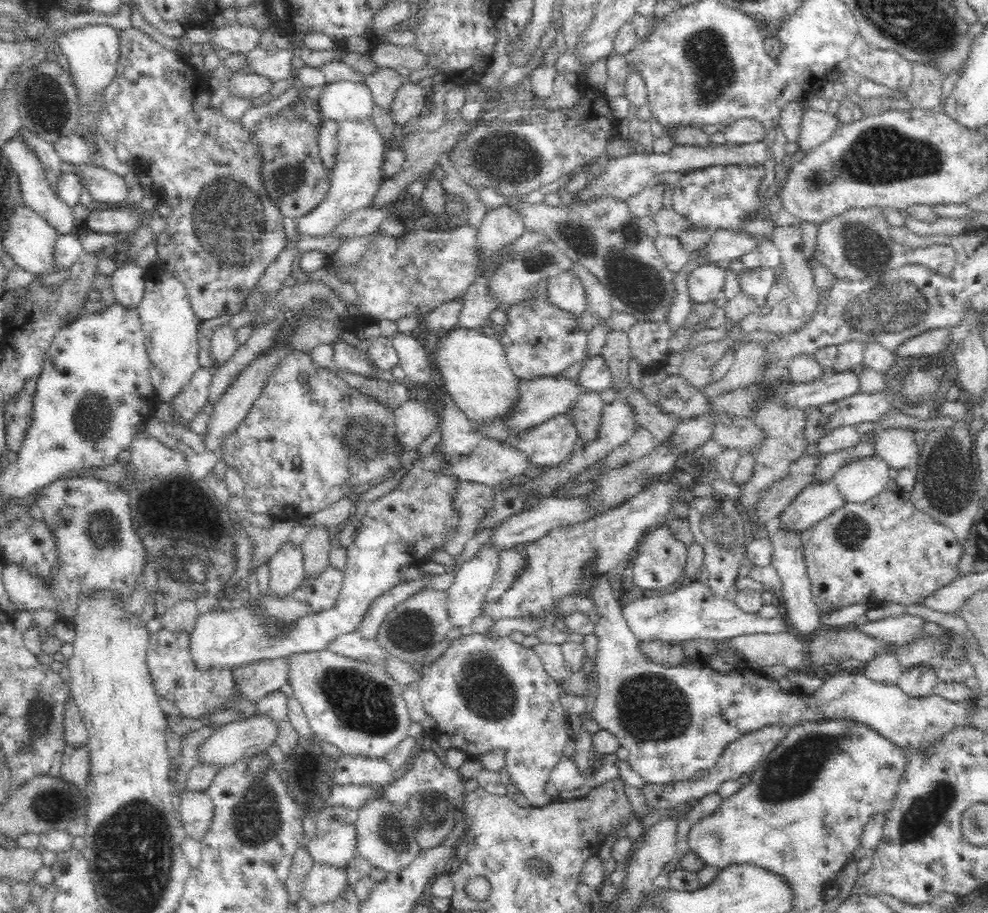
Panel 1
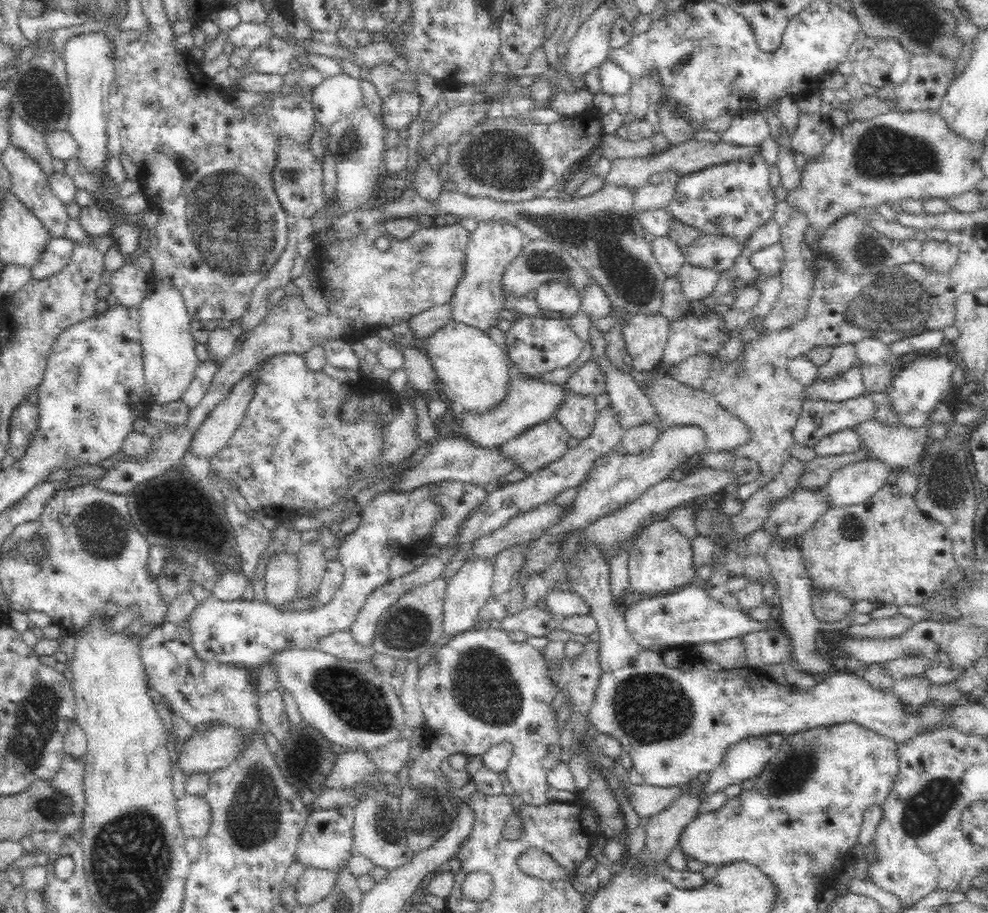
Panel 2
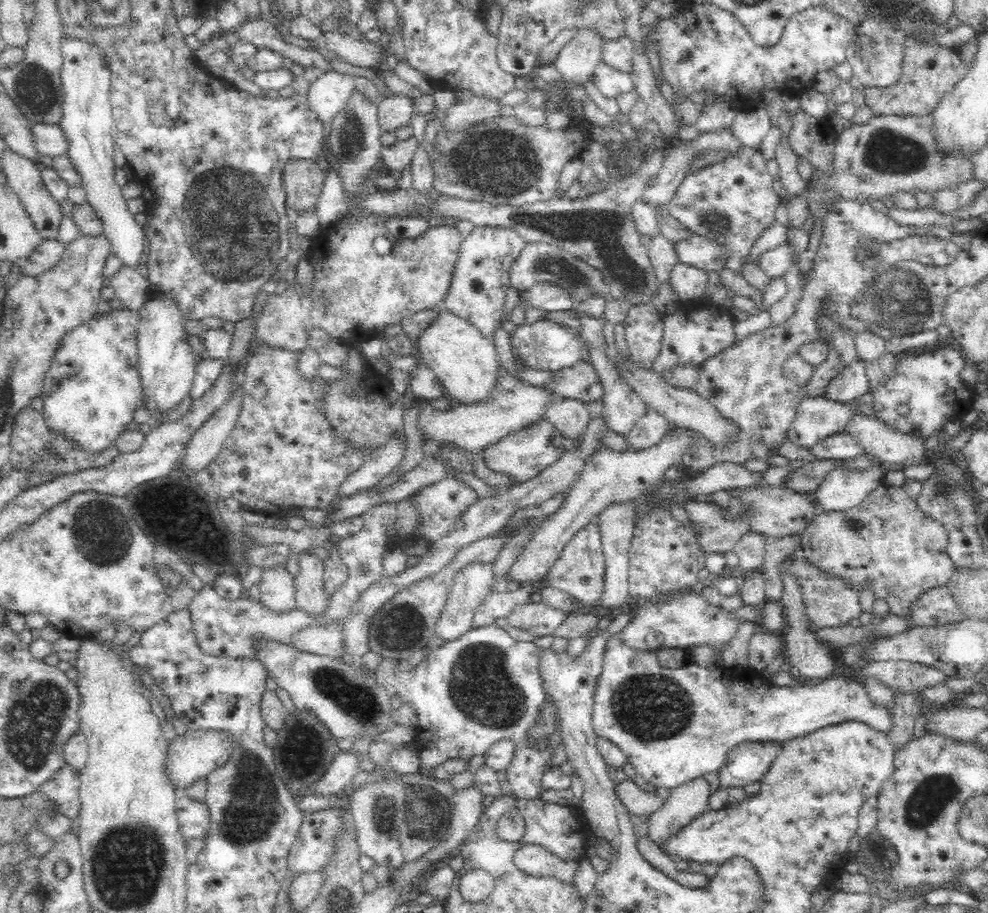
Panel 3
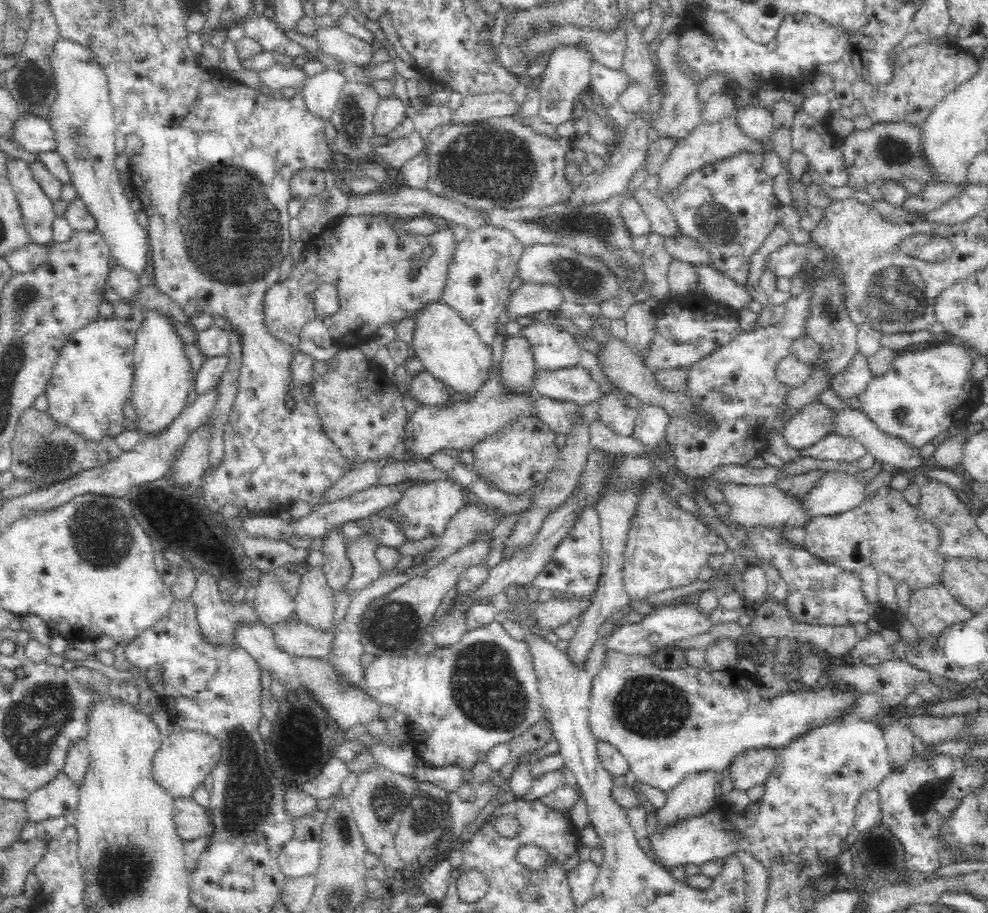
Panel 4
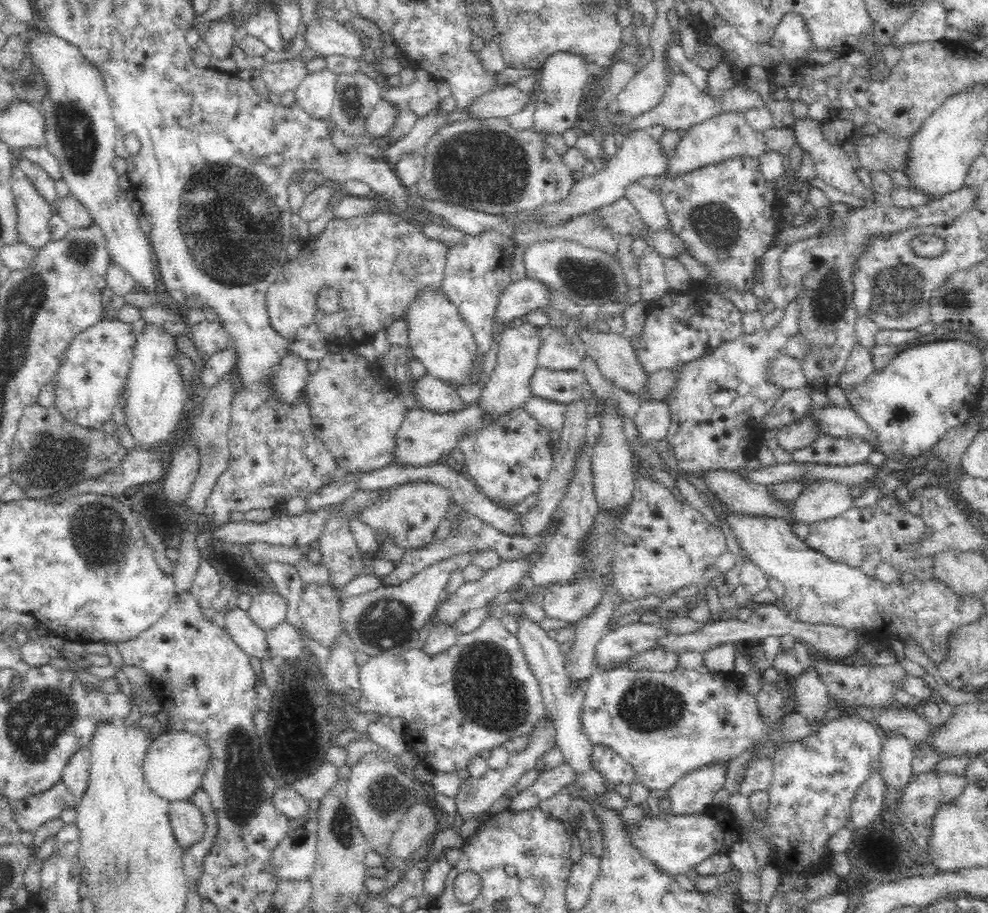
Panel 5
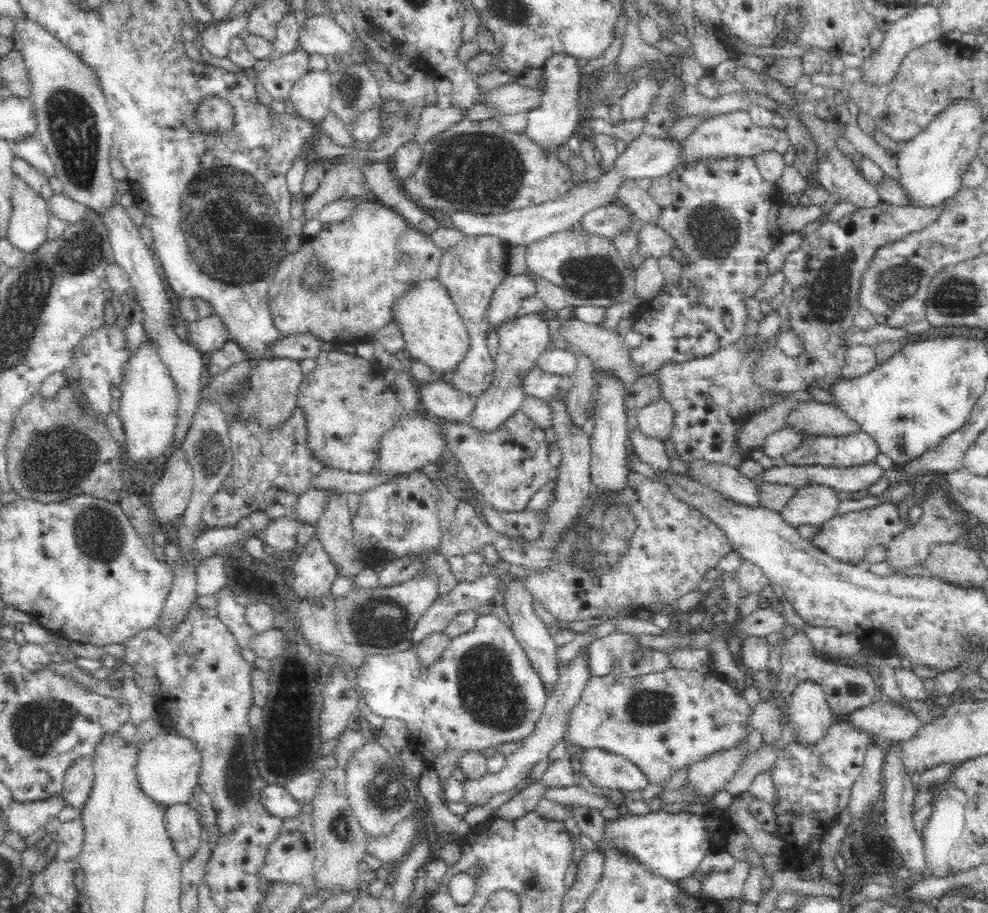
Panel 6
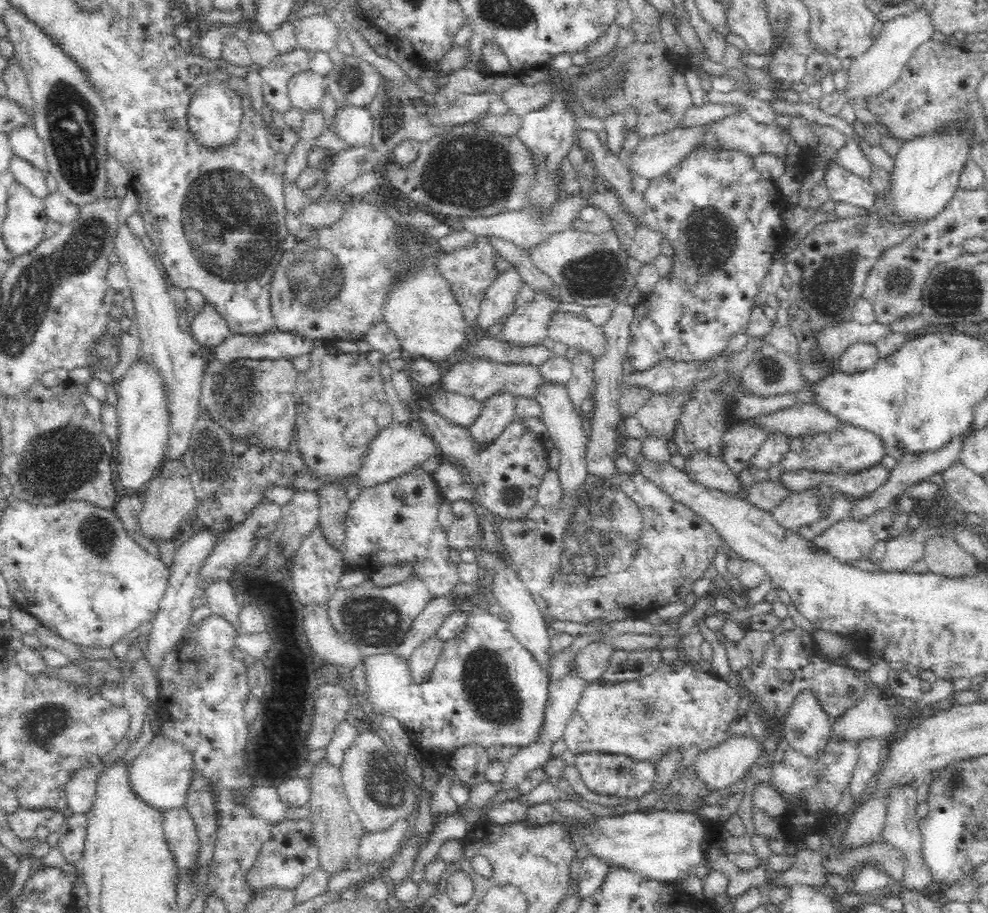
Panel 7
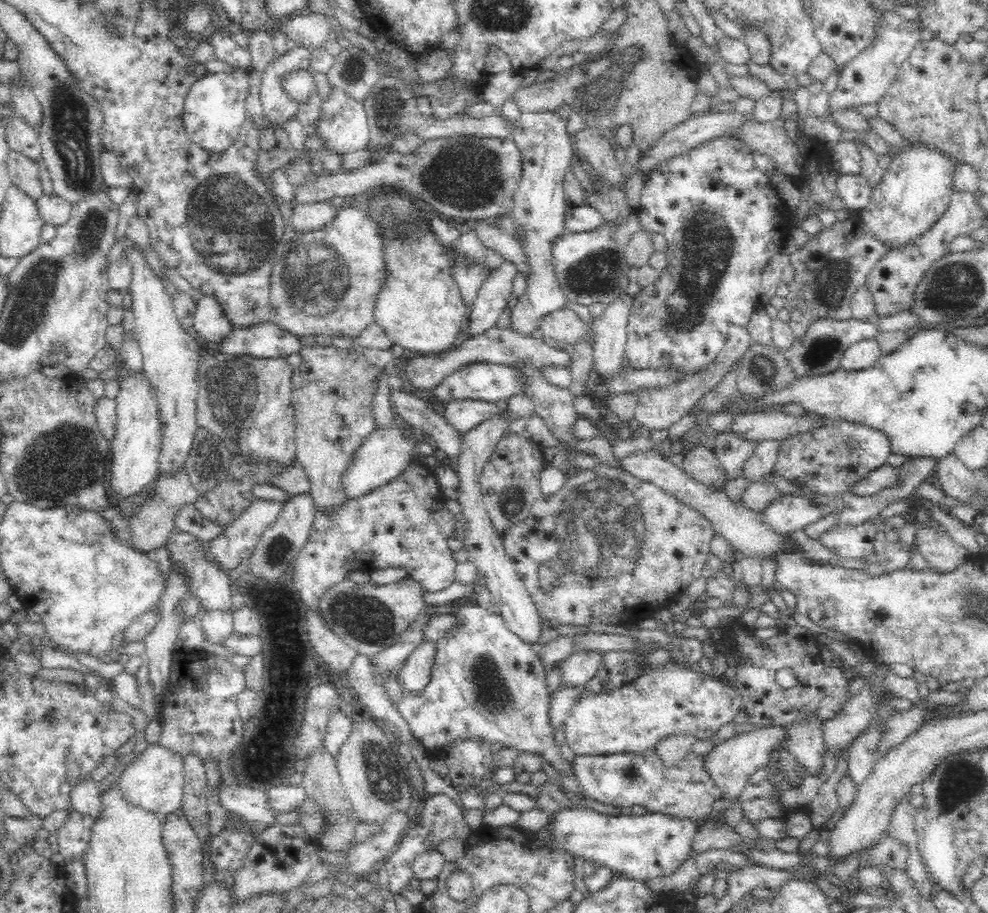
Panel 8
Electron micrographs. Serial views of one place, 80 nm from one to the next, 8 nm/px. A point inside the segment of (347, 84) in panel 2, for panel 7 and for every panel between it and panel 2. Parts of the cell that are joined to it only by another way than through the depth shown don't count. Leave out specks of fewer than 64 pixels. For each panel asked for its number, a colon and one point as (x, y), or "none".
3: (326, 95)
4: (320, 93)
5: (315, 94)
6: (311, 95)
7: (305, 89)

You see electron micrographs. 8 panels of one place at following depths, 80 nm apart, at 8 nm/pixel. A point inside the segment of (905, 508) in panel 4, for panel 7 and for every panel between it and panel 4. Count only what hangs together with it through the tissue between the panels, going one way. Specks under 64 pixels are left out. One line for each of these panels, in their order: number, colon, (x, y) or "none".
5: (848, 538)
6: (847, 538)
7: (846, 541)

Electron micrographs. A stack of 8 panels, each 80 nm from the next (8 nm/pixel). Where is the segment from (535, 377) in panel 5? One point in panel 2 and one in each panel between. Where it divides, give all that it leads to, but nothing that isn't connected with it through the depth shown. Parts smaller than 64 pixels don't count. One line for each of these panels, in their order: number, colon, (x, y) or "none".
2: (587, 380)
3: (580, 382)
4: (574, 384)

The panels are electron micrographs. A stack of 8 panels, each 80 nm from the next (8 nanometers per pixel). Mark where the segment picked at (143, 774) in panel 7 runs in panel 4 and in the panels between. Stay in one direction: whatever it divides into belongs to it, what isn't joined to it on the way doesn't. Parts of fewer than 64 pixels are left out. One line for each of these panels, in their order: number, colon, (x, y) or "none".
4: (184, 758)
5: (172, 766)
6: (167, 767)

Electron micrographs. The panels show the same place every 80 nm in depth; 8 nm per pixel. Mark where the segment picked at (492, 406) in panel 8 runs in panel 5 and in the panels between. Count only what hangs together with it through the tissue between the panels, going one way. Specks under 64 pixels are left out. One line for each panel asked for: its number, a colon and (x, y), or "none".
5: (439, 396)
6: (439, 399)
7: (462, 411)

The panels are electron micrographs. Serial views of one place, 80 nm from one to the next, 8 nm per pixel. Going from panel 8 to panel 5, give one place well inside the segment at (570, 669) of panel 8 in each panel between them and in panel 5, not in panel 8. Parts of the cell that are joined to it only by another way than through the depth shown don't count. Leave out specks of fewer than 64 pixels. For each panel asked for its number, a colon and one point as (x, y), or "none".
5: (615, 645)
6: (599, 656)
7: (589, 662)

